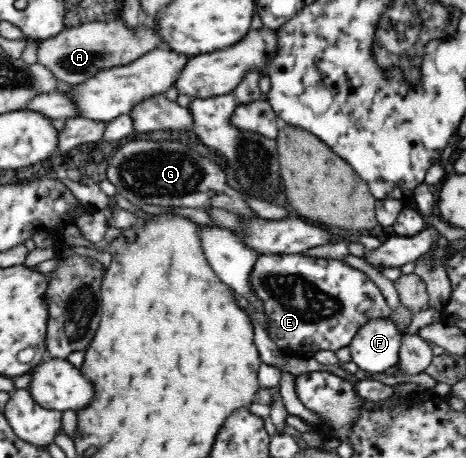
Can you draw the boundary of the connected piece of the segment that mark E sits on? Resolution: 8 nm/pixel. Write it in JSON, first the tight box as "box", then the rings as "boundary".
{"box":[250,254,390,358],"boundary":[[[260,254],[250,274],[252,293],[262,301],[268,317],[266,332],[278,349],[292,350],[296,358],[314,358],[316,352],[336,352],[348,347],[359,328],[370,319],[390,318],[390,308],[380,288],[368,276],[338,259],[308,257],[298,254]]]}

